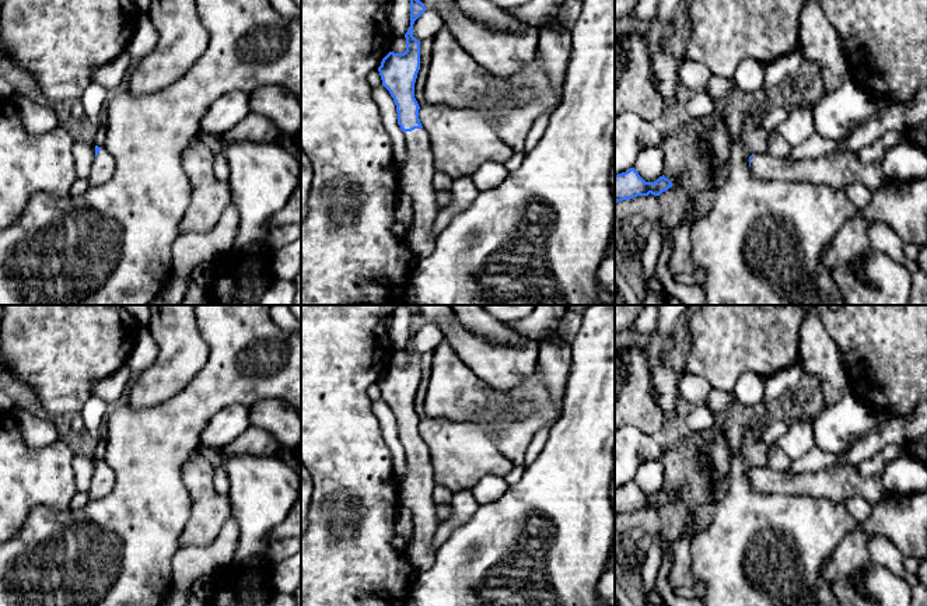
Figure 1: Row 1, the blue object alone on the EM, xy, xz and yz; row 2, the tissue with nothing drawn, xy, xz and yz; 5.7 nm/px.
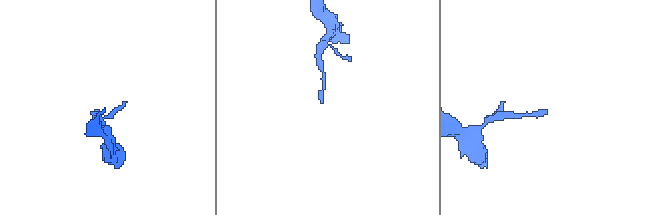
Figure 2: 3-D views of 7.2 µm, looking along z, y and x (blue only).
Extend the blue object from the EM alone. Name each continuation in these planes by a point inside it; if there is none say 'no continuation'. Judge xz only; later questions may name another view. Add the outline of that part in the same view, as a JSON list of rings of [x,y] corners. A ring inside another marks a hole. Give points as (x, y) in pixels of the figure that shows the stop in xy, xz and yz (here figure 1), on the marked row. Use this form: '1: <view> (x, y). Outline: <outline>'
1: xz (416, 174). Outline: [[[426,129],[405,132],[407,161],[400,165],[400,190],[413,203],[412,230],[405,238],[419,259],[427,258],[435,248],[433,227],[438,214],[433,176],[435,172],[430,137]]]

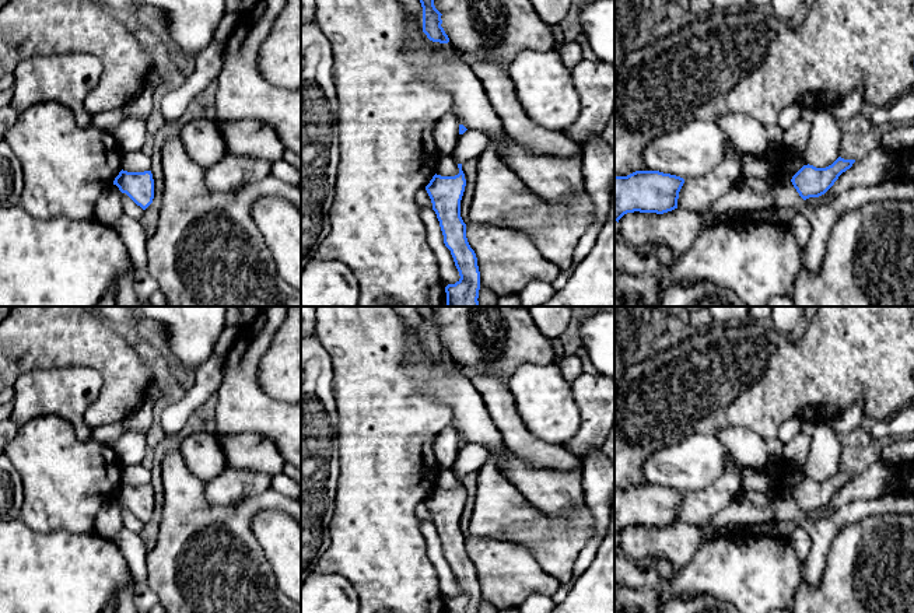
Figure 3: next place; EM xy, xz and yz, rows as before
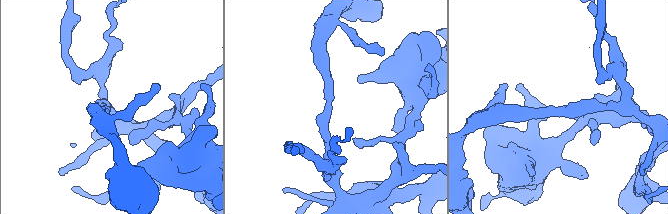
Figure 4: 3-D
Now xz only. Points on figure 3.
no continuation

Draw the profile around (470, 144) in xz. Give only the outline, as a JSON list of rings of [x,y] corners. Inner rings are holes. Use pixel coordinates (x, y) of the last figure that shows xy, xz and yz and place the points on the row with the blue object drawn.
[[[466,130],[459,136],[454,154],[456,164],[463,164],[472,158],[479,158],[491,144],[490,139],[479,130]]]

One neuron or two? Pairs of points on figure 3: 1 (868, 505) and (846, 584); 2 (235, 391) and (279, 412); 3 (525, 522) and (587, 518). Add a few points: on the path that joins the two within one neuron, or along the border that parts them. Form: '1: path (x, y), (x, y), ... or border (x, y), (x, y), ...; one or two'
1: border (896, 512), (864, 517), (847, 524), (836, 536); two
2: path (247, 402), (256, 412), (268, 412); one
3: path (540, 532), (574, 532); one

